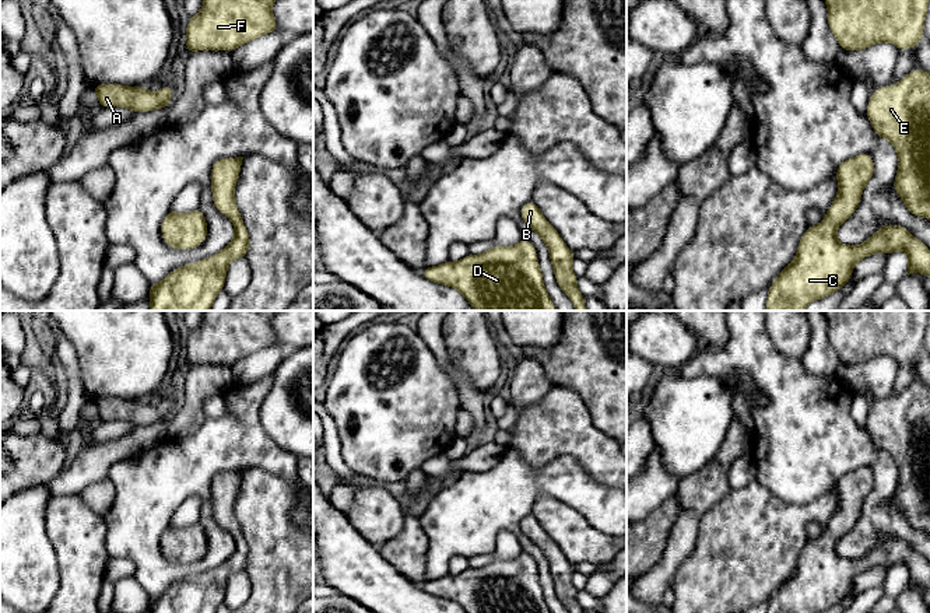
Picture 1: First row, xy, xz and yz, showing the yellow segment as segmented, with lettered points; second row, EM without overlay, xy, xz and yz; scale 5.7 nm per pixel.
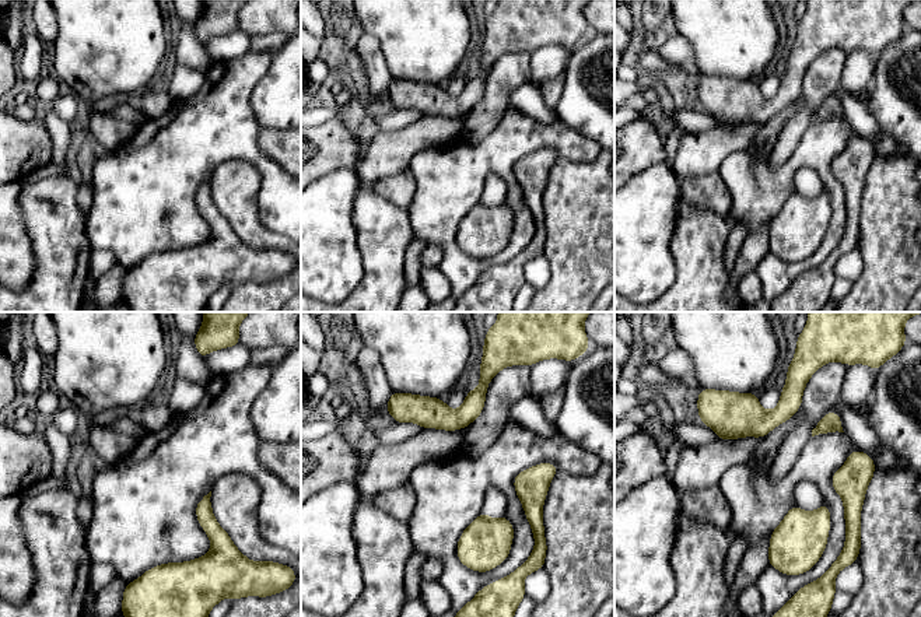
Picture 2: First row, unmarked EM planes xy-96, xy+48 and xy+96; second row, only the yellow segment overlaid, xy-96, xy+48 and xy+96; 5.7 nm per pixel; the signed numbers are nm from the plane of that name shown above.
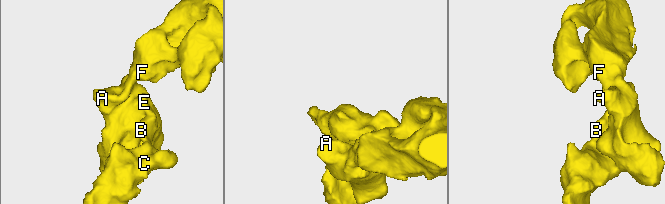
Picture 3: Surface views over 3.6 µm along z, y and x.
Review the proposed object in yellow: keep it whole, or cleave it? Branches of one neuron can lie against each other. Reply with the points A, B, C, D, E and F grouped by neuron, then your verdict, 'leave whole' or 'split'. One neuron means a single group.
A B C D E F; leave whole

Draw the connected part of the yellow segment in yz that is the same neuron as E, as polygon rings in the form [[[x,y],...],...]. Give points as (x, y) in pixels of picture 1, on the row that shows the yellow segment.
[[[915,69],[898,84],[878,87],[868,99],[867,118],[874,133],[889,140],[898,154],[892,188],[913,216],[930,220],[930,73]]]

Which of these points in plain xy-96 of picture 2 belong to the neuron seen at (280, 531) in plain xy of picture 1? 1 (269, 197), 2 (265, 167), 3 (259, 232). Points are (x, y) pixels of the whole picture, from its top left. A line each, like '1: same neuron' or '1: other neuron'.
1: other neuron
2: other neuron
3: same neuron

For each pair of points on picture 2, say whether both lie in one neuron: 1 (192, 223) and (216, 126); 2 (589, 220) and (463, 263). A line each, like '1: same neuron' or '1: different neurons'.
1: same neuron
2: different neurons

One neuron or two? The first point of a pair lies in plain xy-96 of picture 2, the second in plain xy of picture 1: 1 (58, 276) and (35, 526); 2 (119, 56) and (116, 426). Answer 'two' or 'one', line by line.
1: two
2: two

